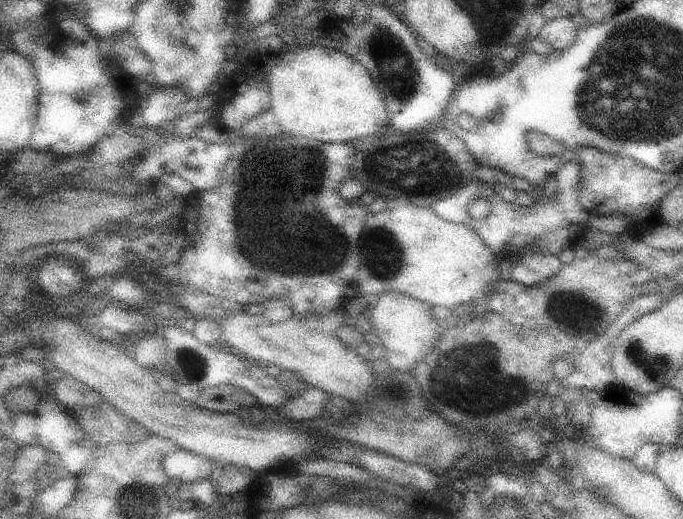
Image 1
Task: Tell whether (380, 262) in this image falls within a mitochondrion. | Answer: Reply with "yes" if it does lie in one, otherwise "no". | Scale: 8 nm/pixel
yes

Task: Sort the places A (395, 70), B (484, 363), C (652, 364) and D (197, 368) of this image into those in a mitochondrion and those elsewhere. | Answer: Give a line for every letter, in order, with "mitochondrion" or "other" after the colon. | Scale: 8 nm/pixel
A: mitochondrion
B: mitochondrion
C: mitochondrion
D: mitochondrion

